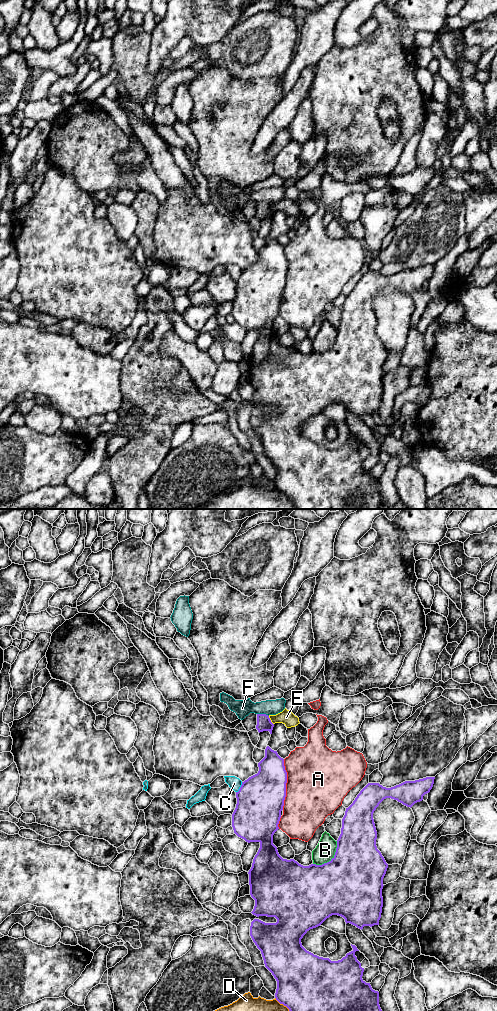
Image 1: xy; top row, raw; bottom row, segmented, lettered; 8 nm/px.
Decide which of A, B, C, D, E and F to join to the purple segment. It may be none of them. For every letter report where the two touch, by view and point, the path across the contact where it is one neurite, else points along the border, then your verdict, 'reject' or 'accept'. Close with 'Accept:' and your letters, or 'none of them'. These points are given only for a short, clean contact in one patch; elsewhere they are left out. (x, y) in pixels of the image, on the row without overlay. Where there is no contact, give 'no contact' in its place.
A: xy (285, 272) | reject
B: xy (331, 347) | reject
C: xy (240, 275) | along xy (242, 270), (236, 280) | reject
D: xy (287, 495) | reject
E: xy (270, 208) | along xy (268, 204), (273, 212) | reject
F: xy (263, 202) | along xy (257, 201), (265, 201), (268, 204) | reject
Accept: none of them

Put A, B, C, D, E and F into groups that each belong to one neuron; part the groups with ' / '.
A / B / C / D / E / F

